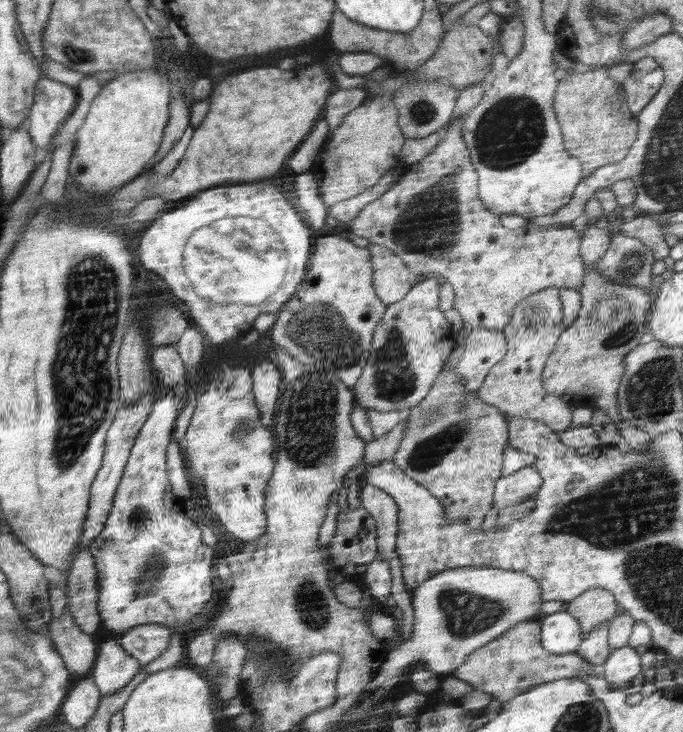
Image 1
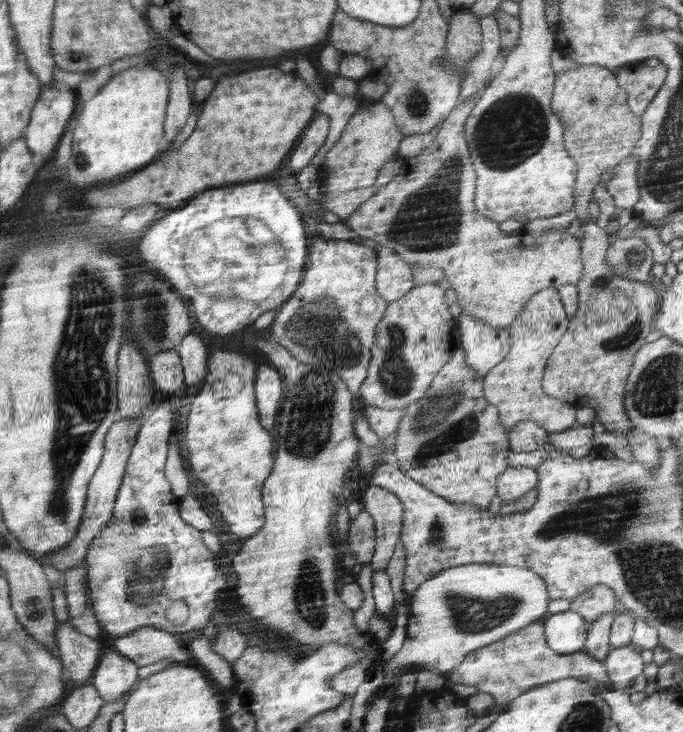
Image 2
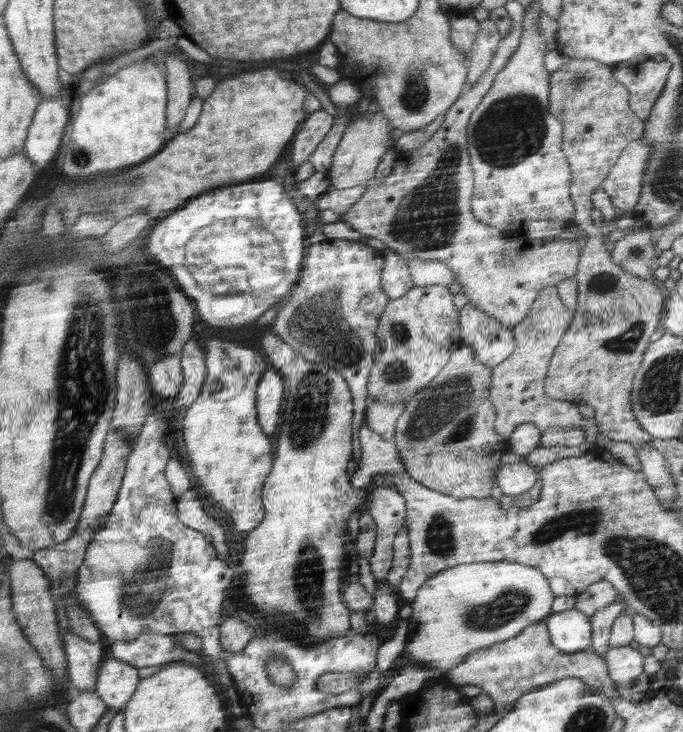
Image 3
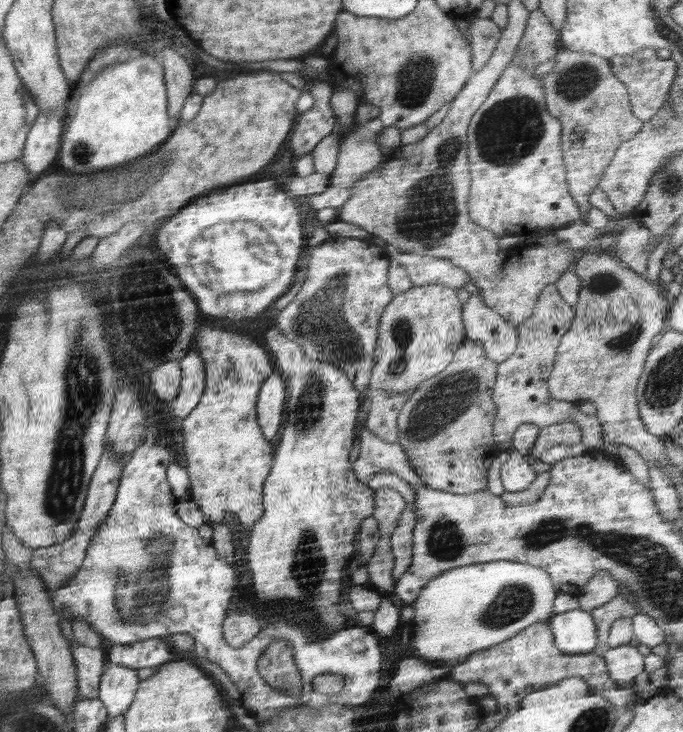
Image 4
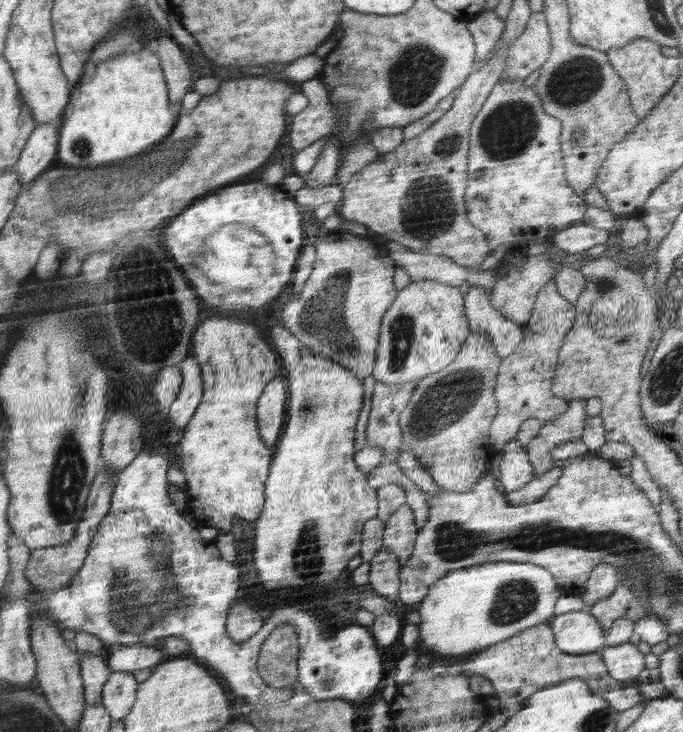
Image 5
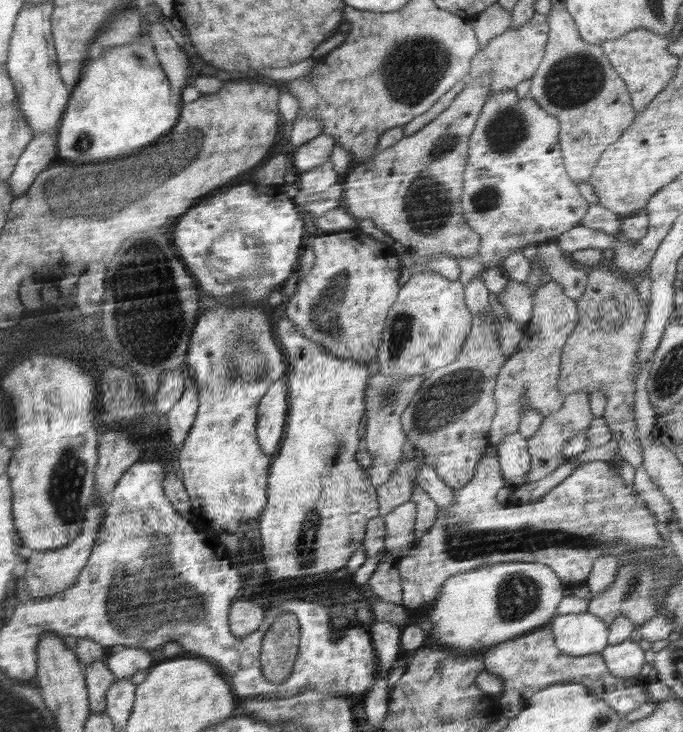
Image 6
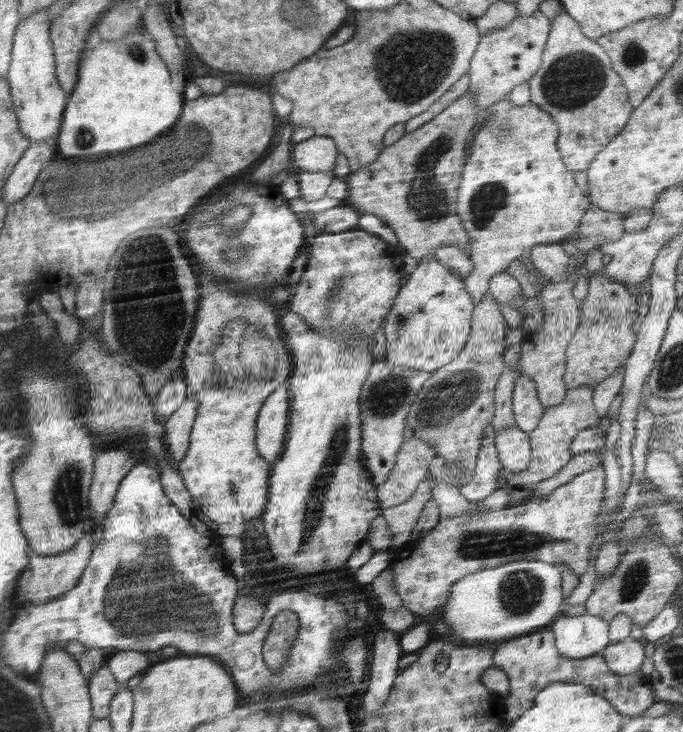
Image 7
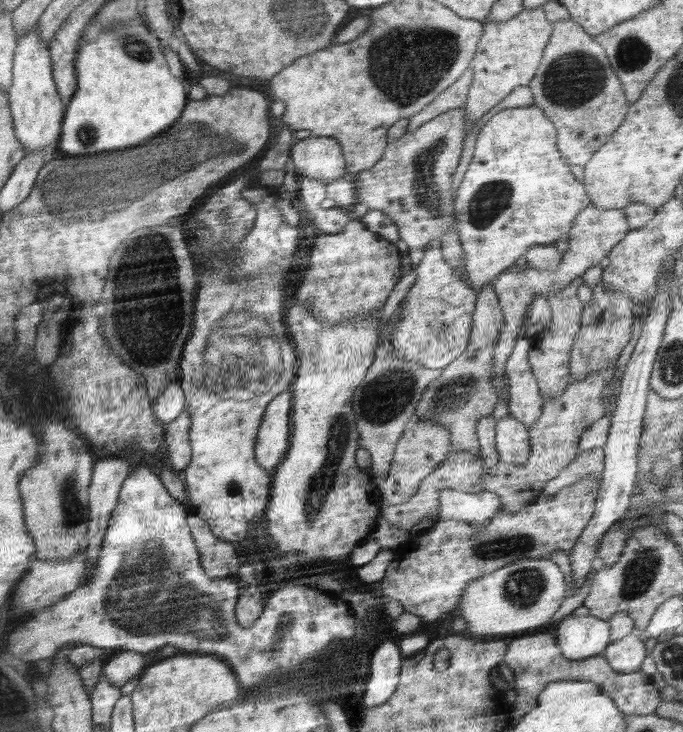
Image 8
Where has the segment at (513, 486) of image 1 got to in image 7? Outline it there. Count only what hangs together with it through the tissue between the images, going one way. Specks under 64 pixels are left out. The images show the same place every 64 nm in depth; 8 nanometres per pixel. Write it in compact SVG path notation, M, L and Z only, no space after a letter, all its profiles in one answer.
M514 424L514 427L502 429L500 433L495 434L495 448L498 452L499 463L506 470L521 472L531 462L530 434L522 432L516 424Z

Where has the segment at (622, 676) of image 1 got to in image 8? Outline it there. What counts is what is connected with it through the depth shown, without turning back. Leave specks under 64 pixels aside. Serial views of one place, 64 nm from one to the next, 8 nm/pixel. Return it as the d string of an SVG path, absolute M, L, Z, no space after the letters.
M630 633L616 642L611 642L602 655L607 658L612 670L620 673L634 672L638 671L642 660L646 658L646 648L636 634Z

